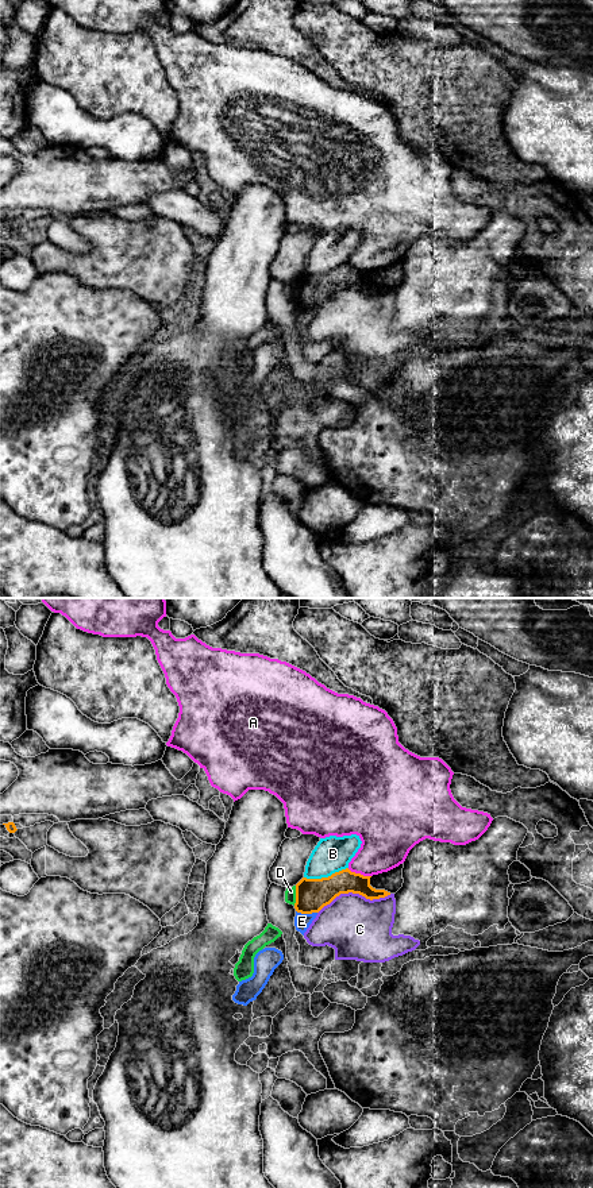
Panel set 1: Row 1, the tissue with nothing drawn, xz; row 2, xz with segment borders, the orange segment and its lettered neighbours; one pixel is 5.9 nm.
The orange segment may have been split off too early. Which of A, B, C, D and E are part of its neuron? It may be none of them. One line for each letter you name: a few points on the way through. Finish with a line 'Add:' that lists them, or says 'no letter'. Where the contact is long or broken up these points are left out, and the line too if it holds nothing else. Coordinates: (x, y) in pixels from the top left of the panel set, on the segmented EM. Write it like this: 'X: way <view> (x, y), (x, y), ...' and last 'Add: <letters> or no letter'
Add: no letter

